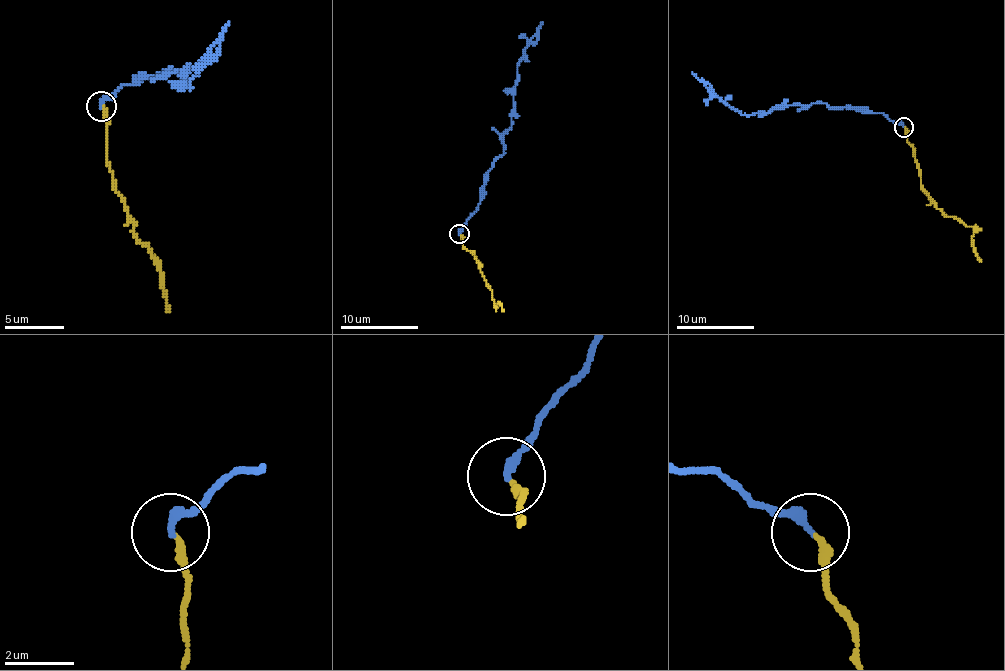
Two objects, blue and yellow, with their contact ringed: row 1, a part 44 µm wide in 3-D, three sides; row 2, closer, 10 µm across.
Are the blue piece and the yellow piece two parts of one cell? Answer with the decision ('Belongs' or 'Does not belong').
Belongs

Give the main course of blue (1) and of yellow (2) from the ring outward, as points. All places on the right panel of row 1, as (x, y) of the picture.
1: (903, 126), (881, 113), (823, 103), (780, 105), (766, 113), (741, 115), (692, 72)
2: (905, 126), (920, 185), (928, 199), (948, 216), (956, 216), (973, 228), (971, 246), (981, 261)

